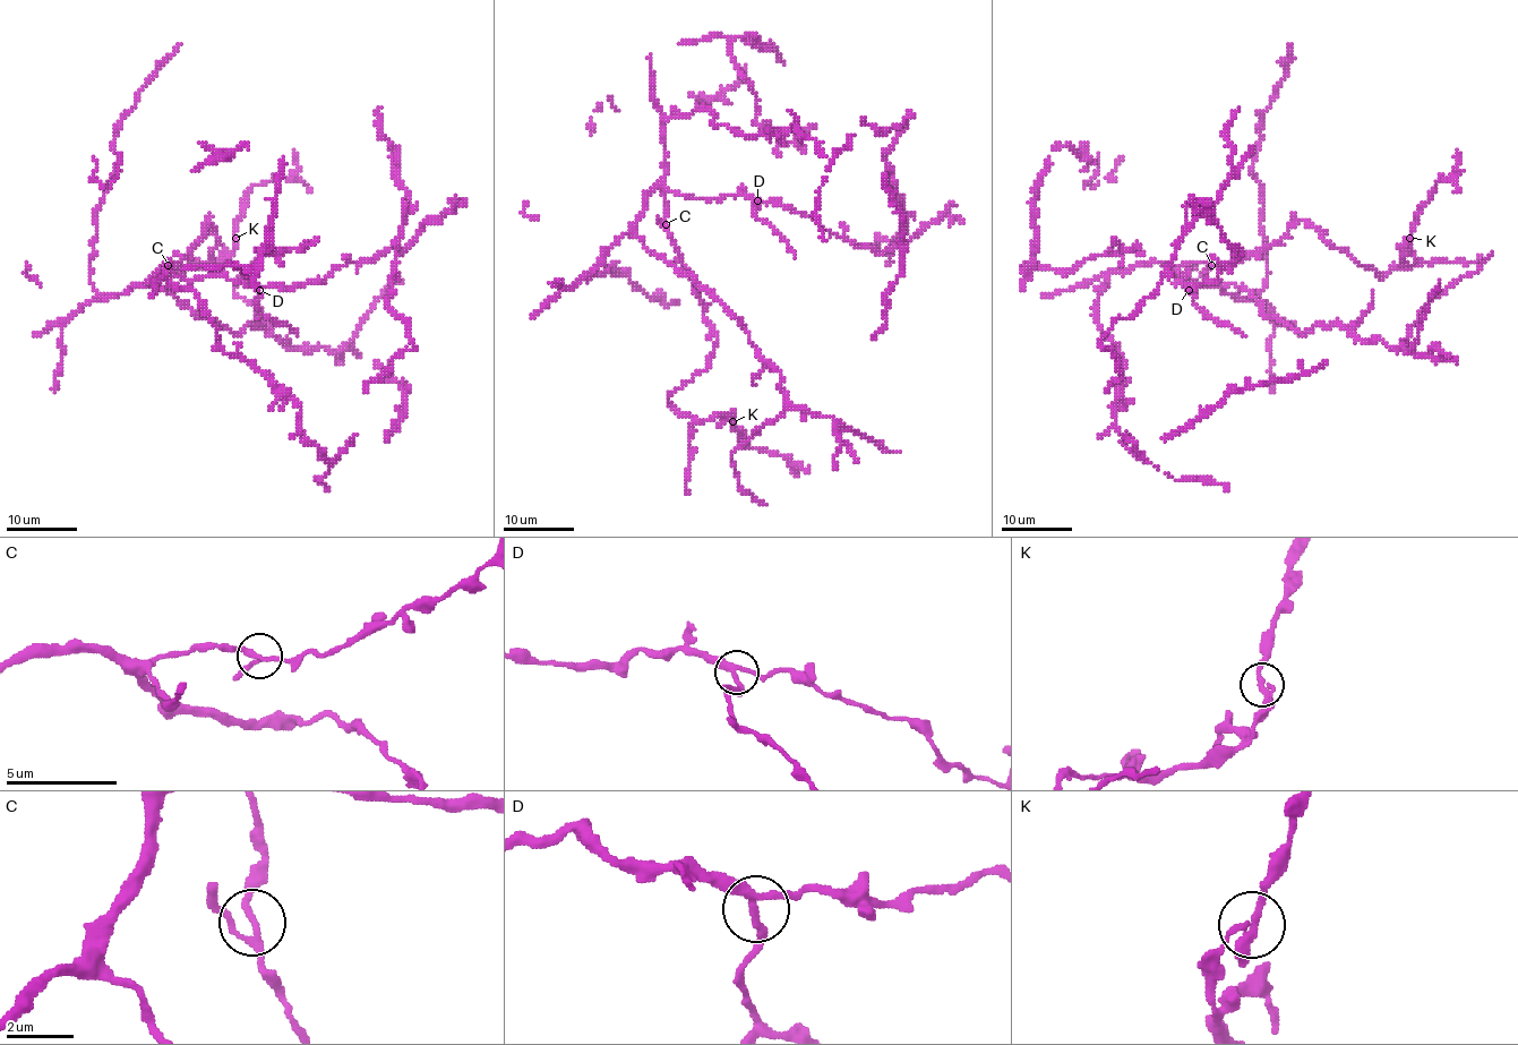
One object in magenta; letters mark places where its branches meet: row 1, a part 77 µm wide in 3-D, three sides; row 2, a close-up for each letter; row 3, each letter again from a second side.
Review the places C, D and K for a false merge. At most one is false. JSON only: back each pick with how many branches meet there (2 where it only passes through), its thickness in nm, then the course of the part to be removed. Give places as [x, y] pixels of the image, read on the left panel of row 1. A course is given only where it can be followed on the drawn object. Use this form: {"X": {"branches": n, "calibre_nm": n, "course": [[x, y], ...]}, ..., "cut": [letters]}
{"cut": []}

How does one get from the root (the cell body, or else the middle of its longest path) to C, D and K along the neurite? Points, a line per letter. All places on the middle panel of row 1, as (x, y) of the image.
C: (663, 185), (666, 224)
D: (663, 185), (683, 196), (723, 197), (727, 194), (745, 194), (757, 200)
K: (663, 185), (667, 237), (717, 339), (708, 366), (669, 402), (699, 421), (723, 413), (732, 421)

